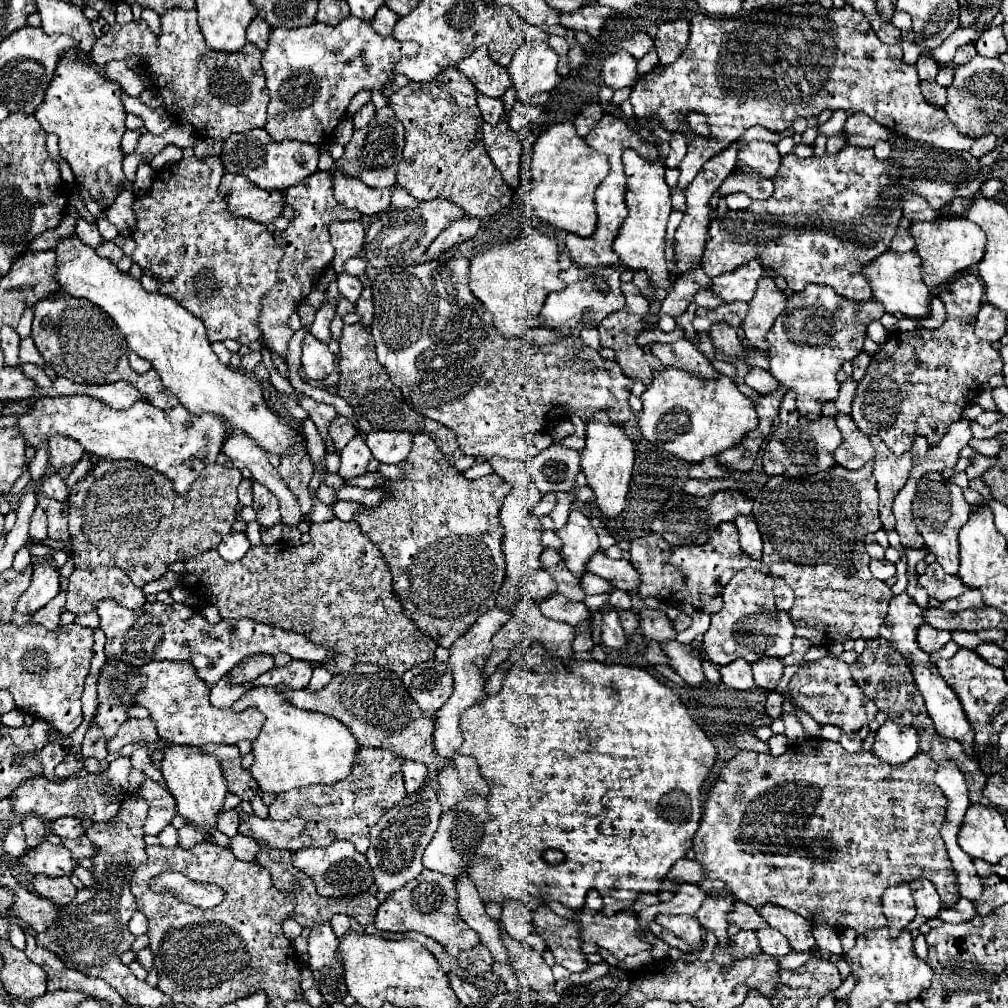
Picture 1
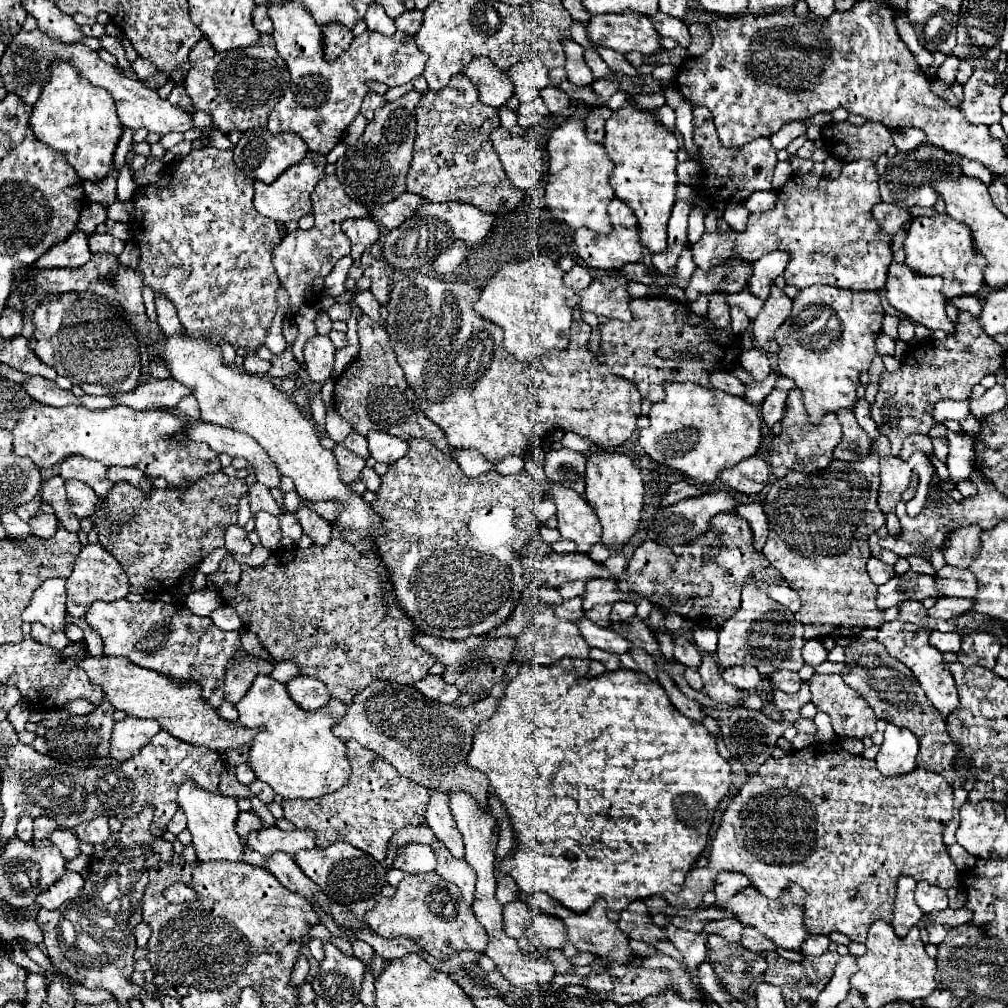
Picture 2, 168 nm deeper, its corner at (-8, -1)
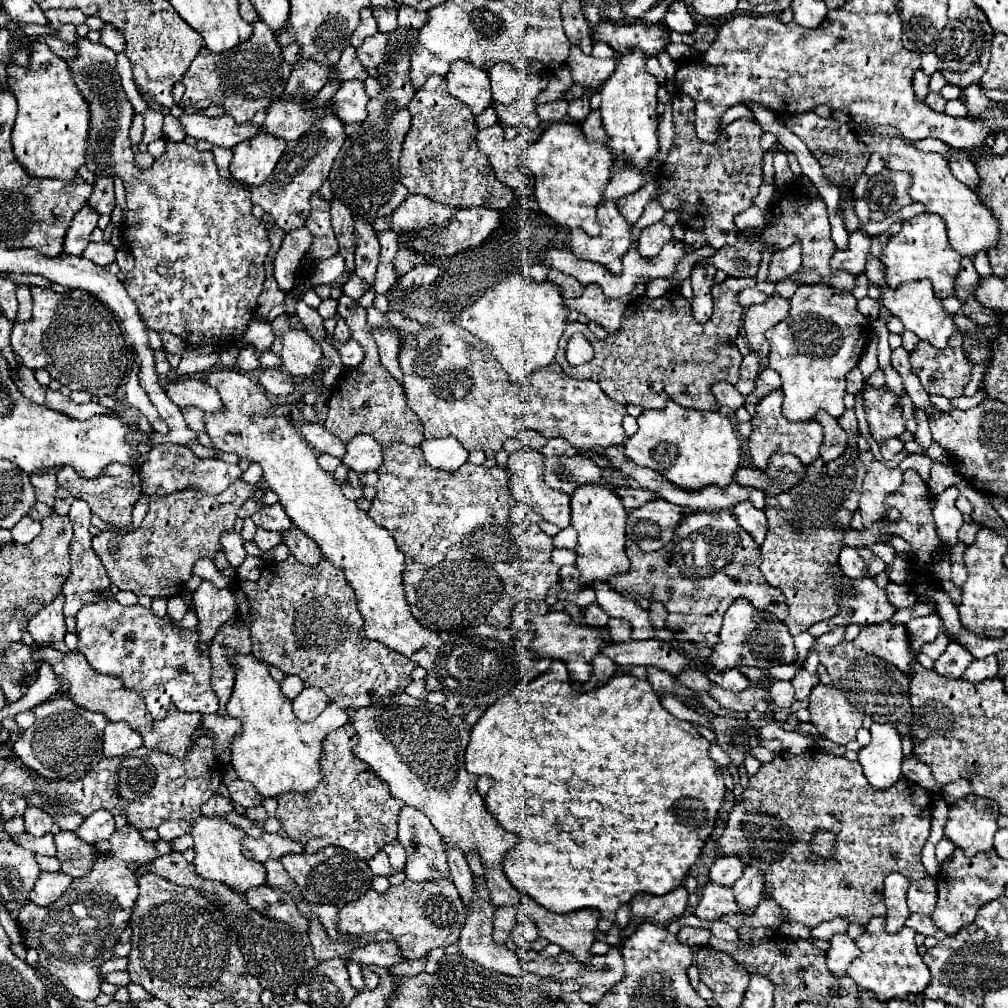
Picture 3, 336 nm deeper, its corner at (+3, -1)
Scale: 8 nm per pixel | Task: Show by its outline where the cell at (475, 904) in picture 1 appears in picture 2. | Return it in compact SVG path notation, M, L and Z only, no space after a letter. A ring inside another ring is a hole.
M436 841L436 843L432 845L432 849L434 849L436 857L438 857L438 865L436 865L434 871L436 871L442 879L458 885L460 891L462 891L464 901L466 901L468 905L472 905L472 903L474 903L474 885L476 885L474 869L472 869L464 859L454 859L454 857L450 855L450 851L444 847L444 843L440 843L440 841Z

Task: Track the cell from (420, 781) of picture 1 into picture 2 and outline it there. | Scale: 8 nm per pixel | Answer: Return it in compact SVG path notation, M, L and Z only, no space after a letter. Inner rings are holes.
M428 791L430 801L426 807L426 823L430 825L430 829L436 833L436 837L448 847L448 851L462 859L464 857L464 843L462 843L462 835L456 829L454 817L450 815L450 807L448 807L448 795L442 791Z

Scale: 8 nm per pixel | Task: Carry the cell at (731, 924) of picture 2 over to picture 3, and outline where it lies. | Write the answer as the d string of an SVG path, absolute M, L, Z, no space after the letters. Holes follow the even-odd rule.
M681 927L681 931L677 933L679 943L687 945L687 947L703 947L705 941L709 939L711 931L709 929L695 929L695 927Z

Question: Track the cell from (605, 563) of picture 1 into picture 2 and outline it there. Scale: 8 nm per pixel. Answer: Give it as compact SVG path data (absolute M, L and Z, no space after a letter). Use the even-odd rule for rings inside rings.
M408 439L408 445L408 455L388 467L380 489L376 491L376 501L370 507L382 517L374 537L378 553L390 571L396 599L422 633L452 641L470 635L486 635L490 629L498 627L498 623L508 619L518 603L520 591L530 583L560 587L574 579L586 581L590 577L612 577L602 563L596 563L582 553L576 553L576 565L564 565L566 557L560 557L558 553L554 561L546 561L546 553L552 549L542 541L538 521L530 511L530 503L542 499L546 489L534 483L528 471L518 475L490 471L472 479L462 473L452 457L440 453L428 441Z

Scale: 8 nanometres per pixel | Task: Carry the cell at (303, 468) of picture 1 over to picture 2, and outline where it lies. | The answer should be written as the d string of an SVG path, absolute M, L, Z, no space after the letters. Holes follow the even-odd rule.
M304 499L298 507L296 517L298 517L298 523L302 525L304 533L308 533L314 543L326 545L330 541L330 531L332 531L330 523L324 517L320 517L316 511L312 511Z

